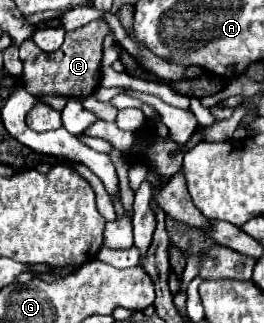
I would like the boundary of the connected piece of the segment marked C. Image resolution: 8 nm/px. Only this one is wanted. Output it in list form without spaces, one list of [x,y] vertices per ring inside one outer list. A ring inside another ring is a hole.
[[[93,20],[73,32],[65,34],[65,42],[57,52],[41,52],[33,42],[23,42],[19,48],[23,62],[23,86],[33,96],[61,94],[65,98],[87,98],[99,88],[101,74],[101,52],[103,38],[107,36],[109,26],[105,20]]]

